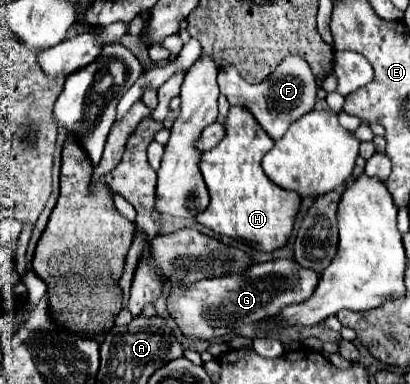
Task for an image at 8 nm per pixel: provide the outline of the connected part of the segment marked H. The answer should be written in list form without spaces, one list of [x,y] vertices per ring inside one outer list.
[[[232,107],[225,129],[226,139],[222,139],[216,149],[206,151],[200,161],[210,205],[204,213],[196,215],[196,221],[222,237],[244,241],[256,251],[272,253],[288,243],[302,199],[294,191],[276,187],[264,175],[260,159],[274,147],[274,141],[260,131],[260,125],[248,111]]]

